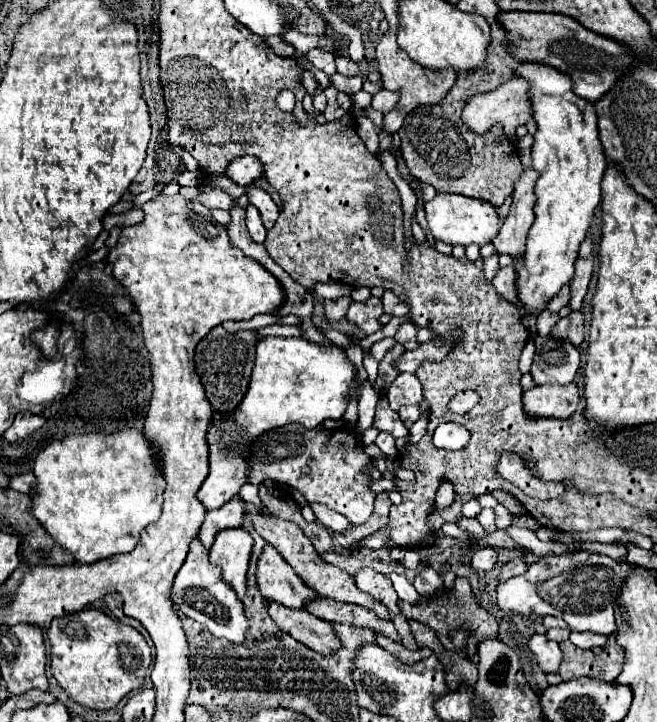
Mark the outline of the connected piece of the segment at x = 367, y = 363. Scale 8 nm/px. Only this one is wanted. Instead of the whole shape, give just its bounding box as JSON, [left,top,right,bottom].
[364,349,378,383]

